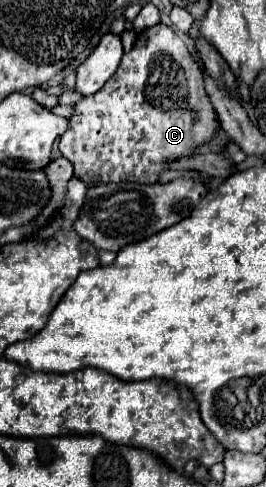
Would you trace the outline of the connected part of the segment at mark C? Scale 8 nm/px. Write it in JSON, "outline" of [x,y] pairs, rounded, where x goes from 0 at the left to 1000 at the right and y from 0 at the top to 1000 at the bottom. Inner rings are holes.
{"outline":[[[586,49],[571,57],[549,57],[541,66],[519,70],[511,78],[511,90],[489,107],[474,107],[459,115],[459,127],[444,136],[444,144],[429,148],[429,156],[361,189],[361,193],[338,193],[338,197],[308,197],[286,218],[278,218],[278,230],[263,238],[263,263],[226,279],[226,312],[241,324],[256,324],[271,337],[278,337],[278,357],[286,361],[308,361],[308,370],[323,370],[323,378],[383,378],[383,374],[526,374],[526,378],[579,378],[594,374],[594,361],[602,353],[617,349],[617,333],[639,329],[639,324],[669,324],[669,320],[699,320],[729,300],[759,296],[759,292],[782,292],[812,271],[812,246],[805,246],[805,222],[774,197],[774,185],[767,185],[767,156],[744,140],[744,131],[729,127],[707,94],[684,86],[684,78],[624,49]]]}

